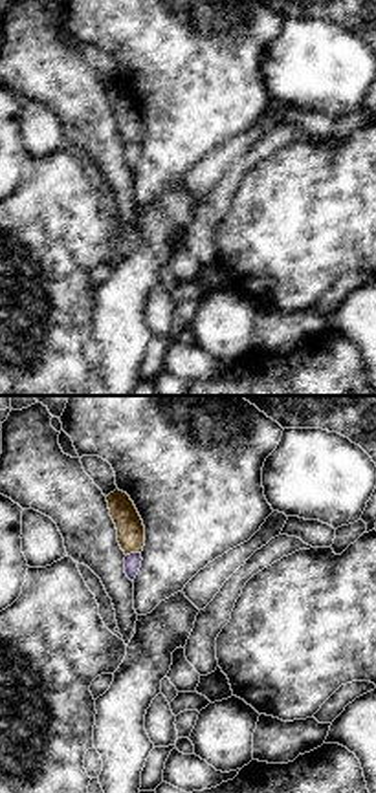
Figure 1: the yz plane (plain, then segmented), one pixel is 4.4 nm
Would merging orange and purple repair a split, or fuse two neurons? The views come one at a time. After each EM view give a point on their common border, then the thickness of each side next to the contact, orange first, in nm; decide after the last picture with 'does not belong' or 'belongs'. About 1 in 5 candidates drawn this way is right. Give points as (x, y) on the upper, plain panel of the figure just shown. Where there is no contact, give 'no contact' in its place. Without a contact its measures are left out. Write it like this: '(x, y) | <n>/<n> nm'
(132, 141) | 130/80 nm

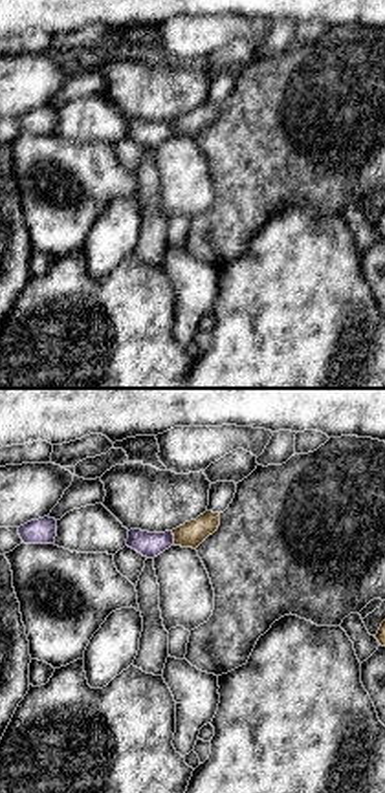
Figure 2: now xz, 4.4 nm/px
(175, 129) | 110/110 nm

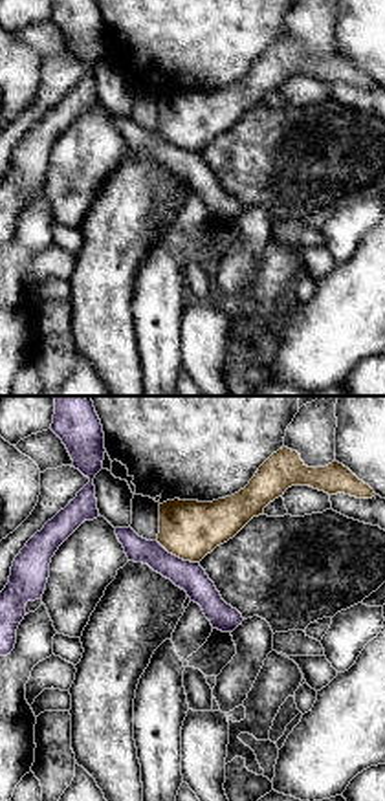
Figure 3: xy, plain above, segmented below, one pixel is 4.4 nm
(178, 145) | 260/130 nm

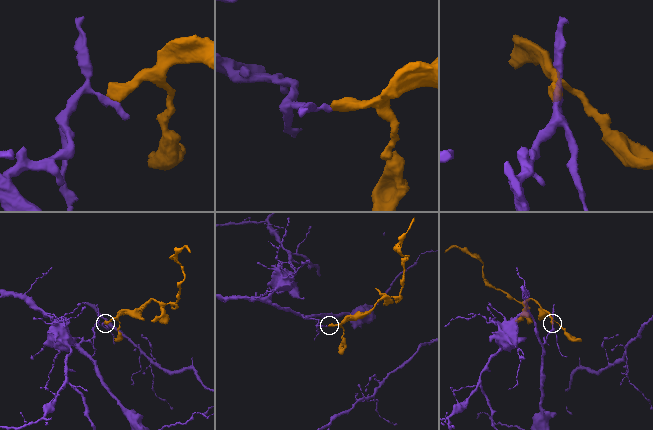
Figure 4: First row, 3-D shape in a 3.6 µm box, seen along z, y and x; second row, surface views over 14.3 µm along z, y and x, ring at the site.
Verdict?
does not belong

